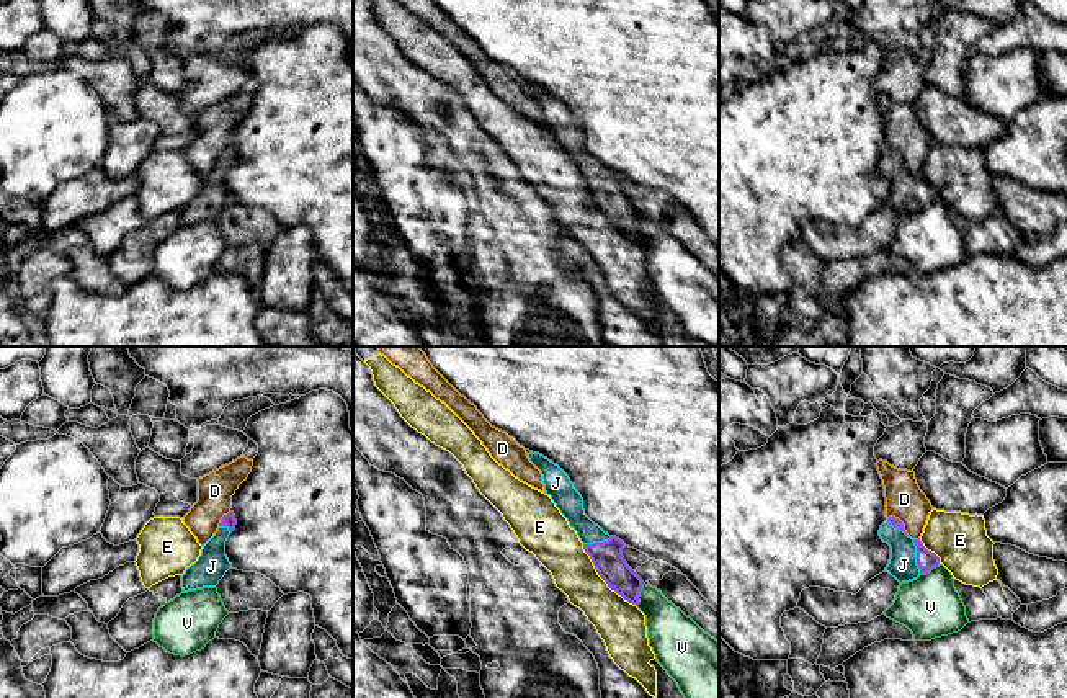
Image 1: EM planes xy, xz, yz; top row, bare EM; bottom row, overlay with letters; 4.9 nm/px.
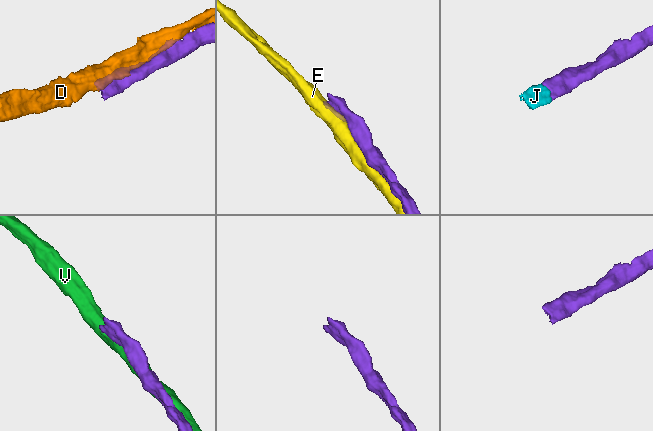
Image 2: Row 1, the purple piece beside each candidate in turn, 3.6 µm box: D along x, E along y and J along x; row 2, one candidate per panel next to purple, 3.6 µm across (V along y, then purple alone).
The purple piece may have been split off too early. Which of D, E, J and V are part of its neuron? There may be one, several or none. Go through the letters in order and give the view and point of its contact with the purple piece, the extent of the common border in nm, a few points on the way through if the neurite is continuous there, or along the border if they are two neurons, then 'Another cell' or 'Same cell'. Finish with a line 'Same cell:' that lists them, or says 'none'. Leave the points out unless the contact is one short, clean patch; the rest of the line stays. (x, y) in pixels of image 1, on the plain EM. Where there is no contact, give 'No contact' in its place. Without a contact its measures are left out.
D: Touches purple at xy (223, 152). Shared border 100 nm. Another cell
E: Touches purple at xz (602, 211). Shared border 400 nm. Another cell
J: Touches purple at yz (917, 190). Shared border 170 nm. Path across: yz (925, 193), (917, 190), (902, 198). Same cell
V: Touches purple at xz (638, 229). Shared border 120 nm. Another cell
Same cell: J

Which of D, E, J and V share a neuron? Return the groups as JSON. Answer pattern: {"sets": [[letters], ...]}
{"sets": [["D"], ["E"], ["J"], ["V"]]}

